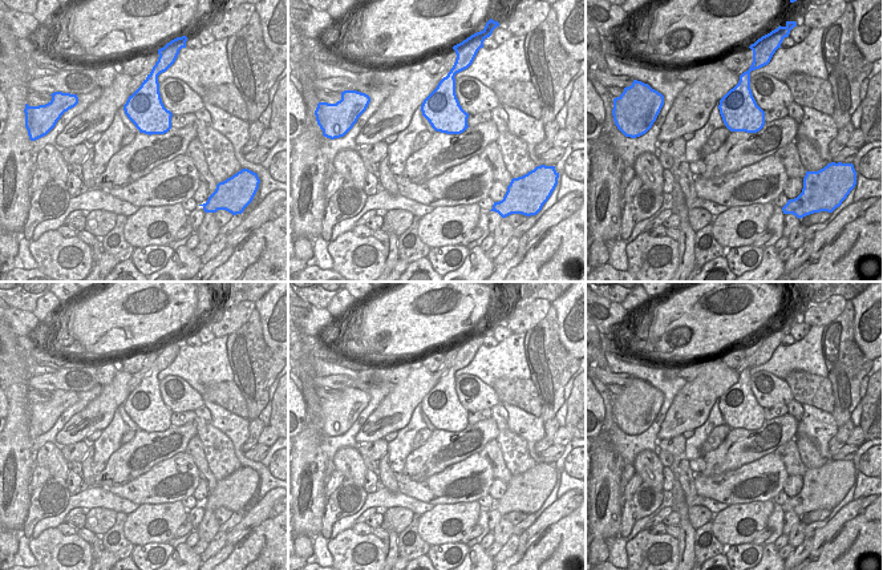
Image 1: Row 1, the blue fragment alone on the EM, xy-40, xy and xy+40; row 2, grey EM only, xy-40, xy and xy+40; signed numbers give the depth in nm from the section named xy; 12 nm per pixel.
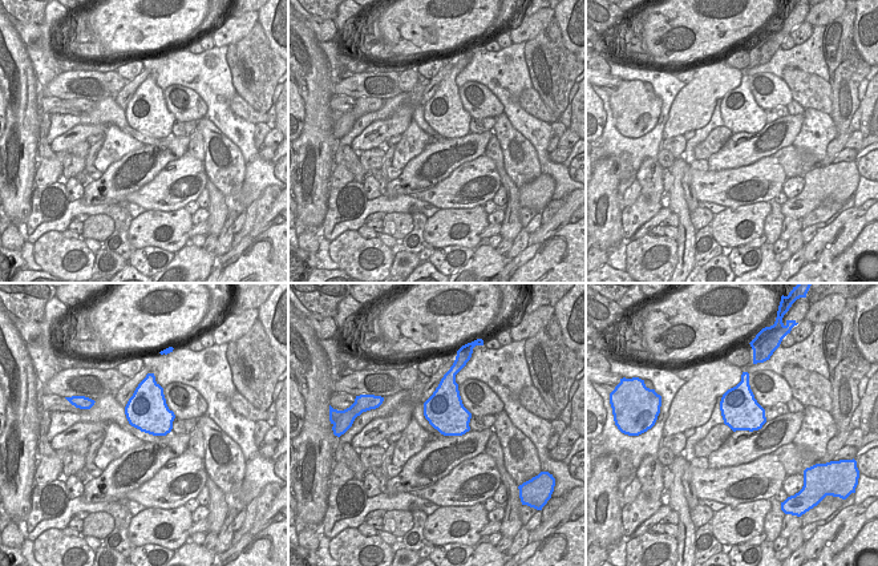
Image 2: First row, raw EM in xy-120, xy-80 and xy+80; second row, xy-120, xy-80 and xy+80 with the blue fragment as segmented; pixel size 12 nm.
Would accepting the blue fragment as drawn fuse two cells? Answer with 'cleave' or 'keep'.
cleave

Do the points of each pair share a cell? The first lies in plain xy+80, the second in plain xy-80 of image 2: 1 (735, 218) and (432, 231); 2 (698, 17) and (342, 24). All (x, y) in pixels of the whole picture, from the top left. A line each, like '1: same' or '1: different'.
1: same
2: different

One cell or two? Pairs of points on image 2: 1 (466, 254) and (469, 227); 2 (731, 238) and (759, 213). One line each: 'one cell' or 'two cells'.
1: two cells
2: one cell

